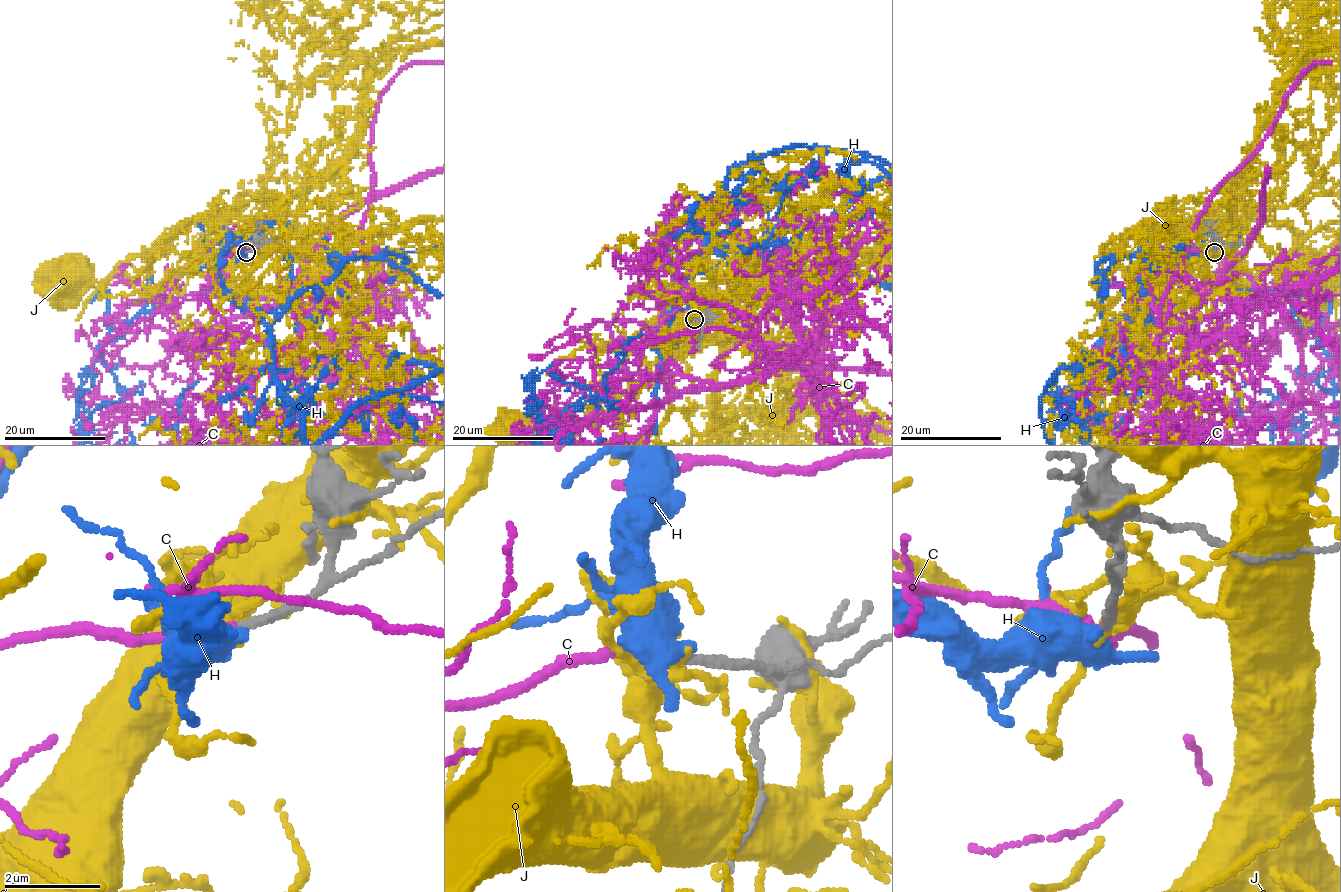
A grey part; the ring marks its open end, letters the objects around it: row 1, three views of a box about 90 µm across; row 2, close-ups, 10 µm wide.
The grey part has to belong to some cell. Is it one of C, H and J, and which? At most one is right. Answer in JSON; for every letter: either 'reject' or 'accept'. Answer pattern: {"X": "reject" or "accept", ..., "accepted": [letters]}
{"C": "accept", "H": "reject", "J": "reject", "accepted": ["C"]}

